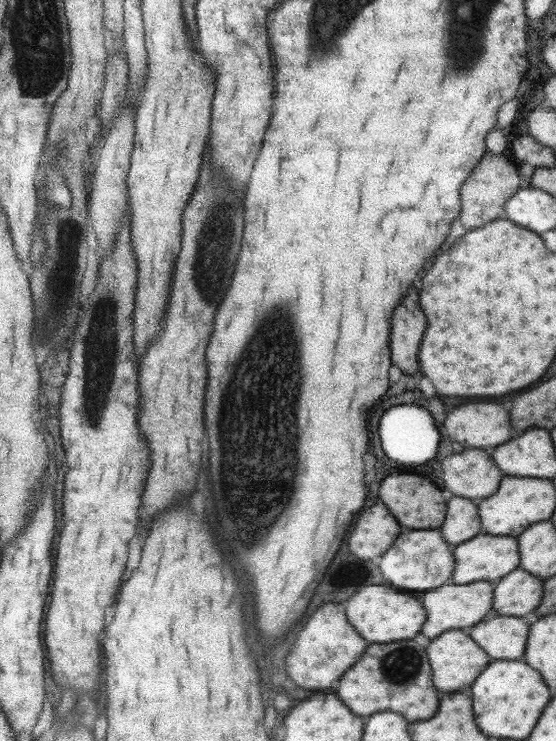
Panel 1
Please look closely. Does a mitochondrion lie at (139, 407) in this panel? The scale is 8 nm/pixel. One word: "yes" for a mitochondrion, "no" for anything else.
no

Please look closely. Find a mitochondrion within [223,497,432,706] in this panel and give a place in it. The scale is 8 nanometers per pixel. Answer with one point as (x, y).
(401, 664)

